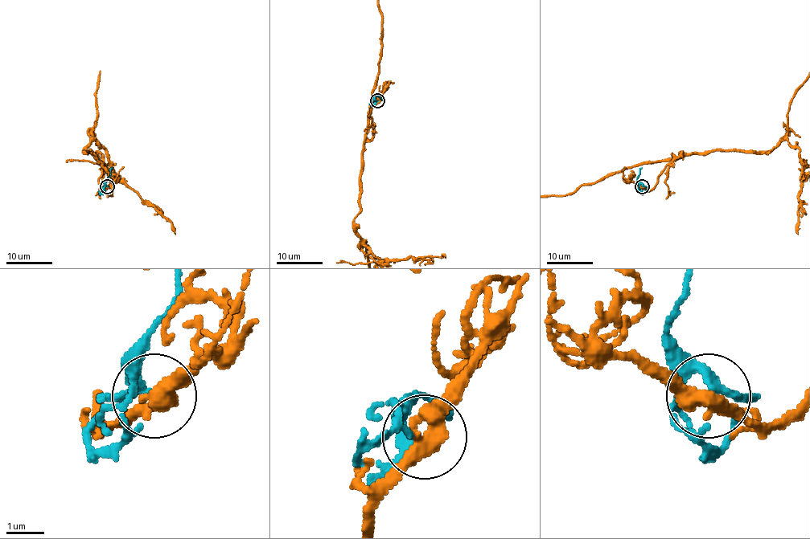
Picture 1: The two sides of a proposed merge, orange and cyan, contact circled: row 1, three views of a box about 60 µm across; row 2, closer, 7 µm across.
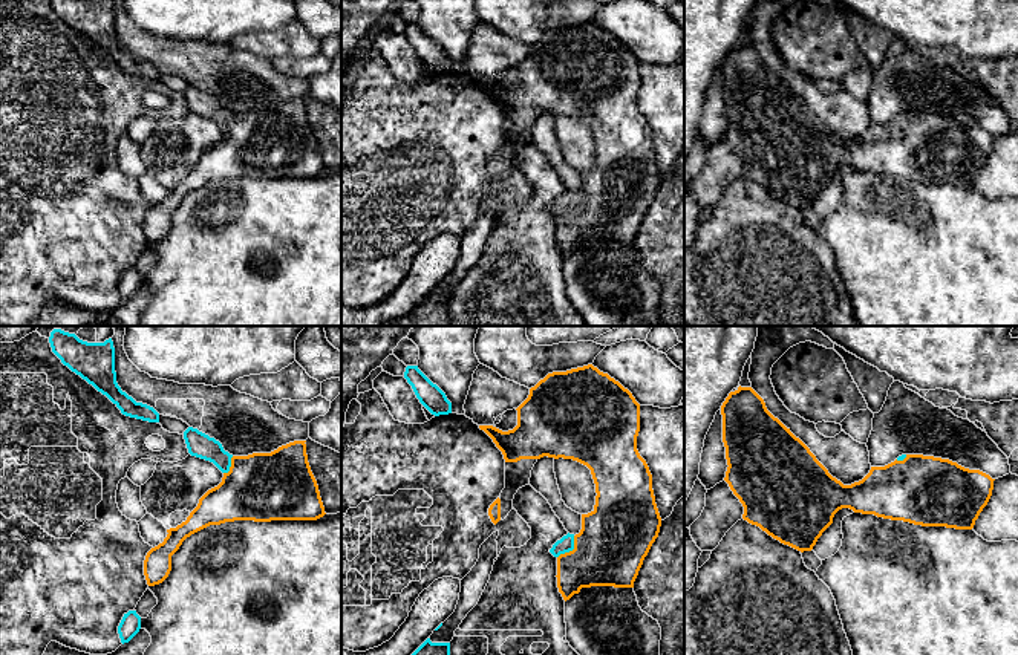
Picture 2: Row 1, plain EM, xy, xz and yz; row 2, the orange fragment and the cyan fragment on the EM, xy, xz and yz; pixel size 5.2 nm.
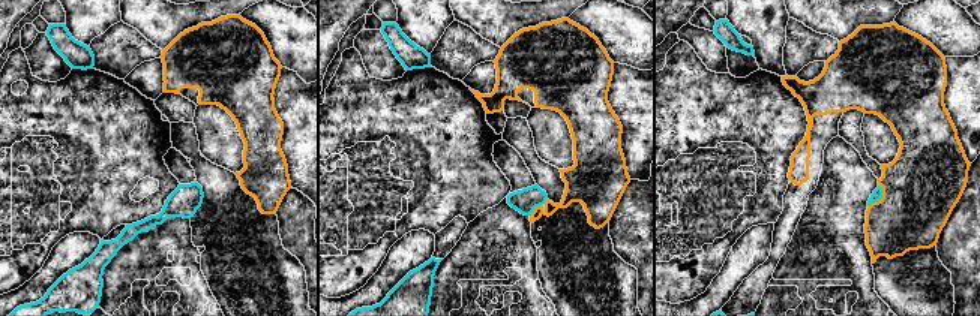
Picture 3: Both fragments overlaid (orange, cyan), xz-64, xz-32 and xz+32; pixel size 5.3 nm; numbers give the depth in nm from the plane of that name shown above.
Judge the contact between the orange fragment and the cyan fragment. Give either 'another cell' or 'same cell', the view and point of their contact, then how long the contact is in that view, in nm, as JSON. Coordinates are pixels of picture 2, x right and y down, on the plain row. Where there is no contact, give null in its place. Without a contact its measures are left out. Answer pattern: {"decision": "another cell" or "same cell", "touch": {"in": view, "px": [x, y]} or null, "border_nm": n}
{"decision": "same cell", "touch": {"in": "xz", "px": [573, 207]}, "border_nm": 150}

